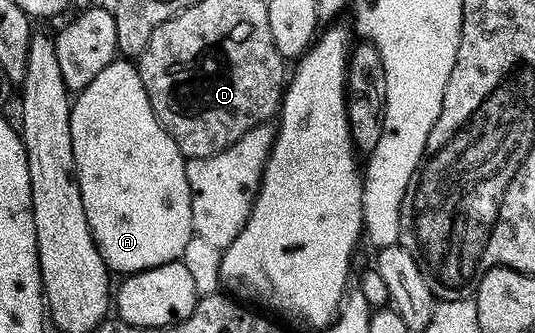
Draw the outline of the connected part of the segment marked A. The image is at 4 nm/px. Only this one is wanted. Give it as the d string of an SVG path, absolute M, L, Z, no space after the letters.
M115 60L95 76L85 86L80 87L81 94L72 99L69 119L71 120L71 148L75 156L75 173L79 192L83 196L83 212L87 212L87 224L91 224L91 232L99 252L103 256L105 265L110 271L121 273L121 276L137 274L140 270L150 270L156 266L162 266L168 262L176 262L182 257L187 242L194 236L193 232L193 213L191 212L191 188L187 184L187 172L185 171L186 157L175 144L173 137L168 134L161 122L155 116L155 112L149 103L149 90L143 77L142 71L132 66L132 61Z

